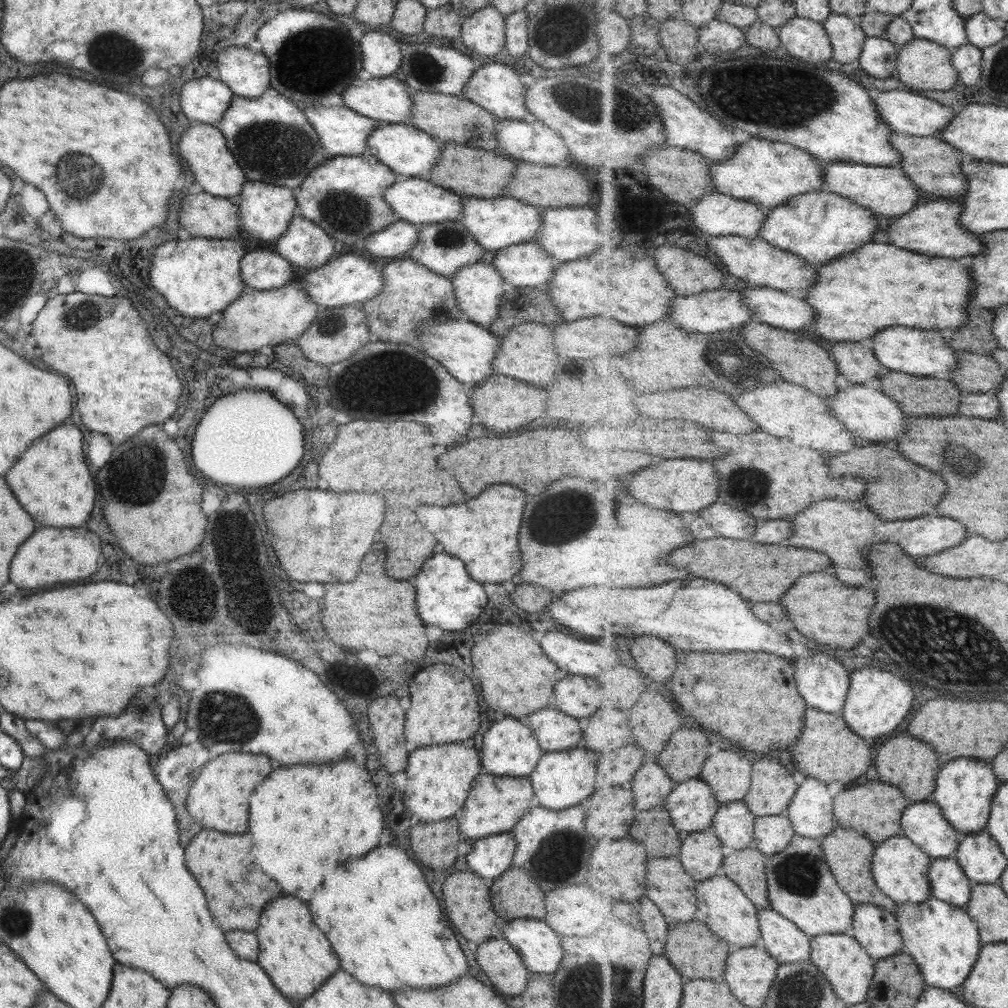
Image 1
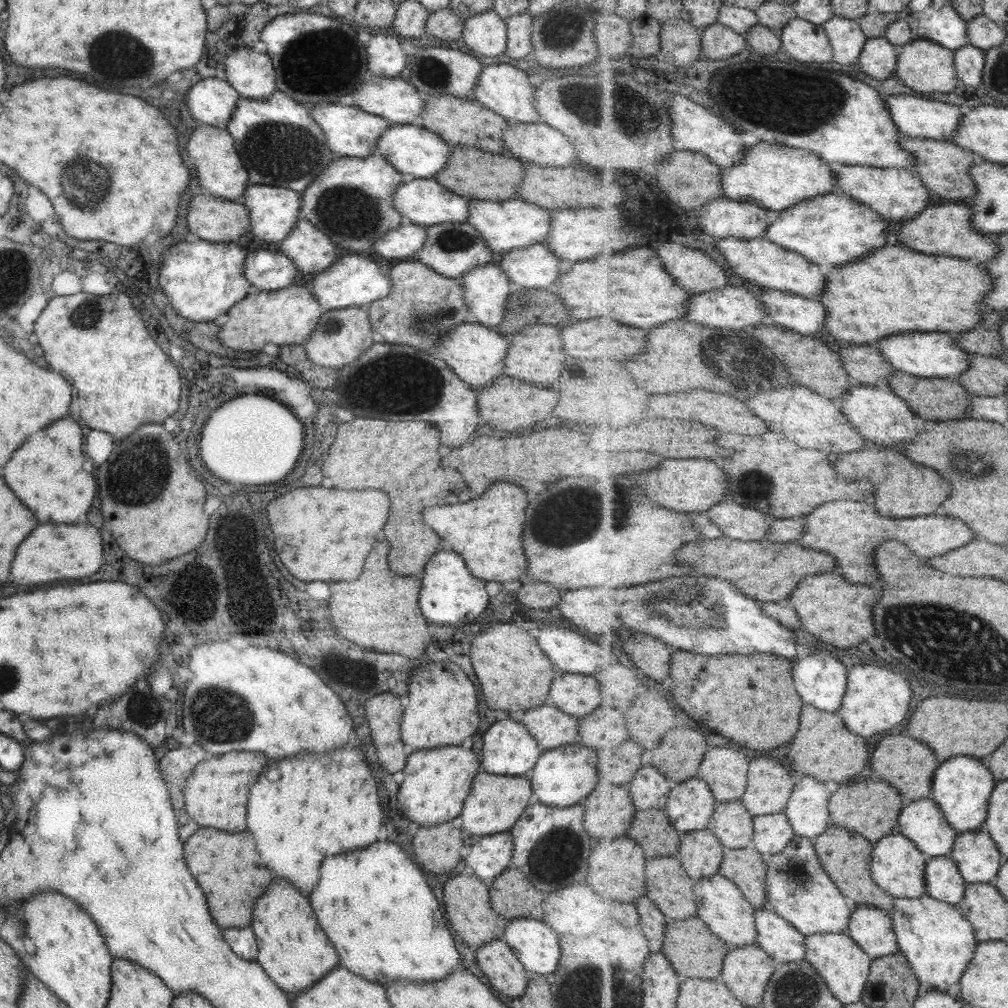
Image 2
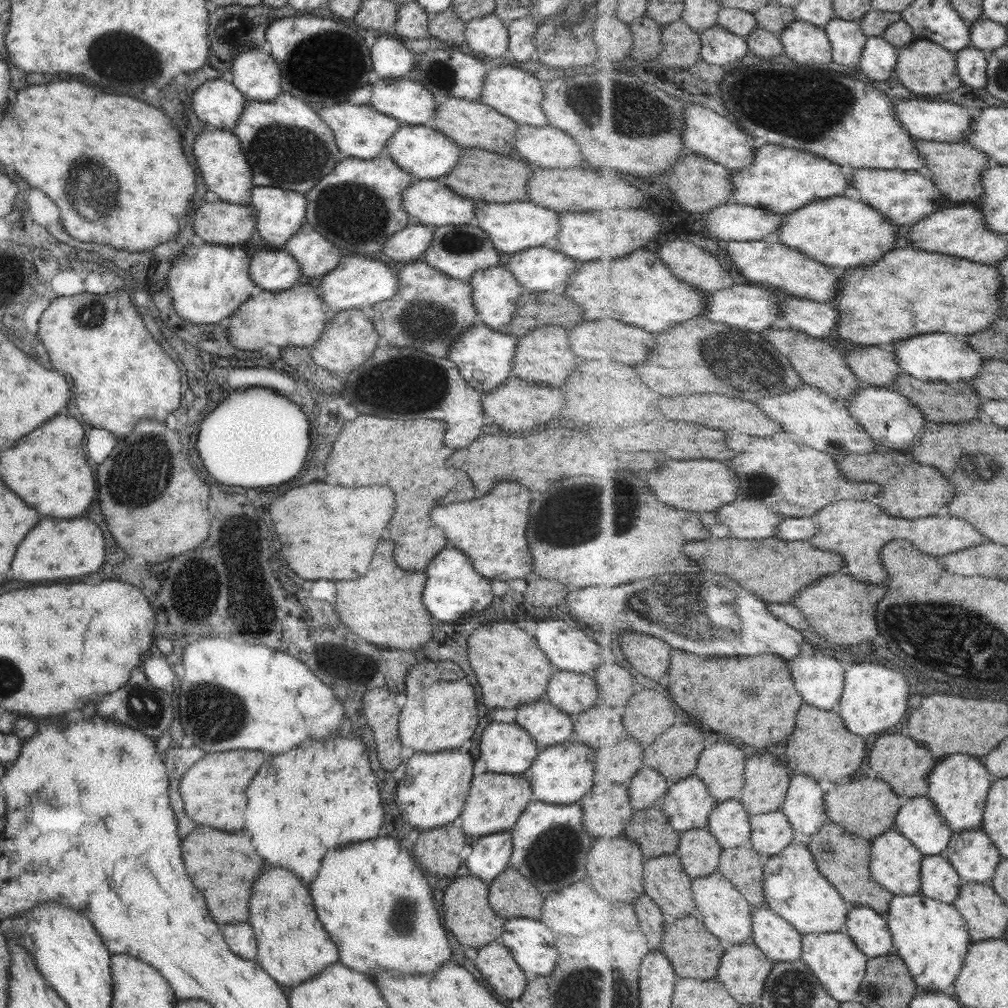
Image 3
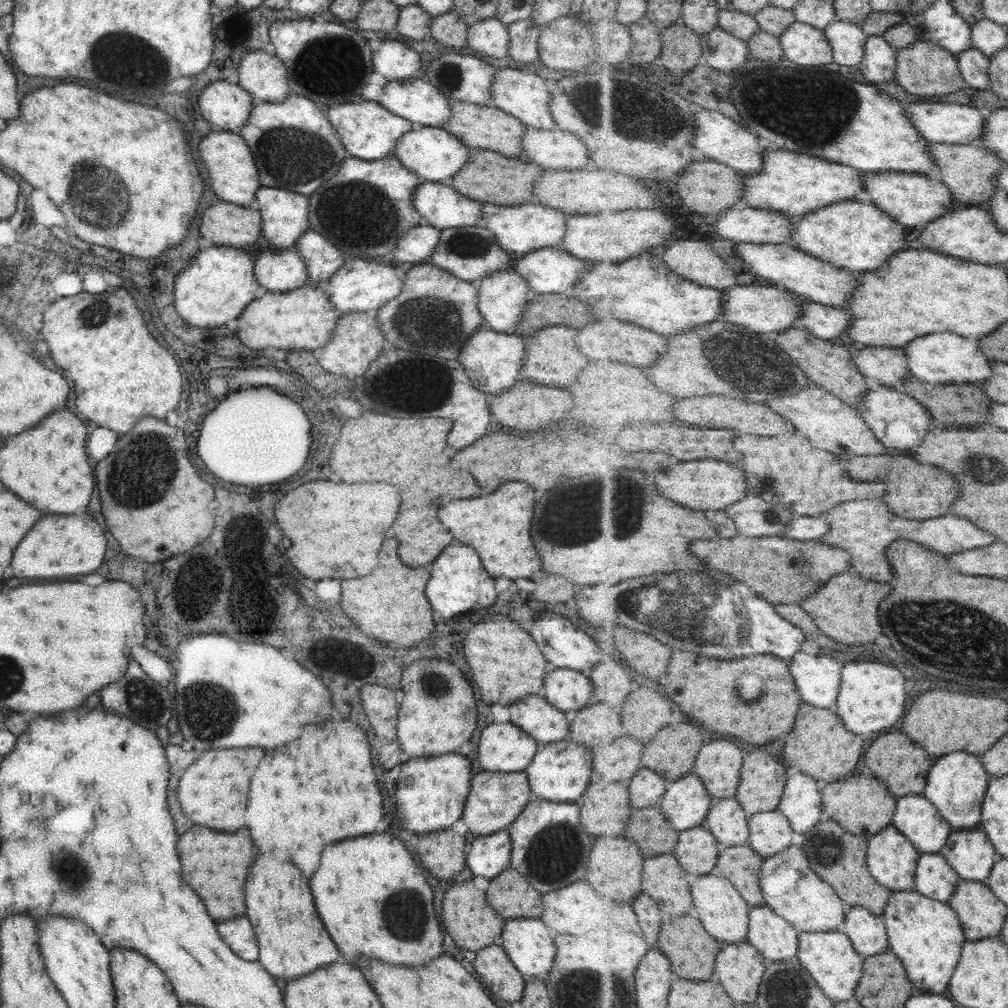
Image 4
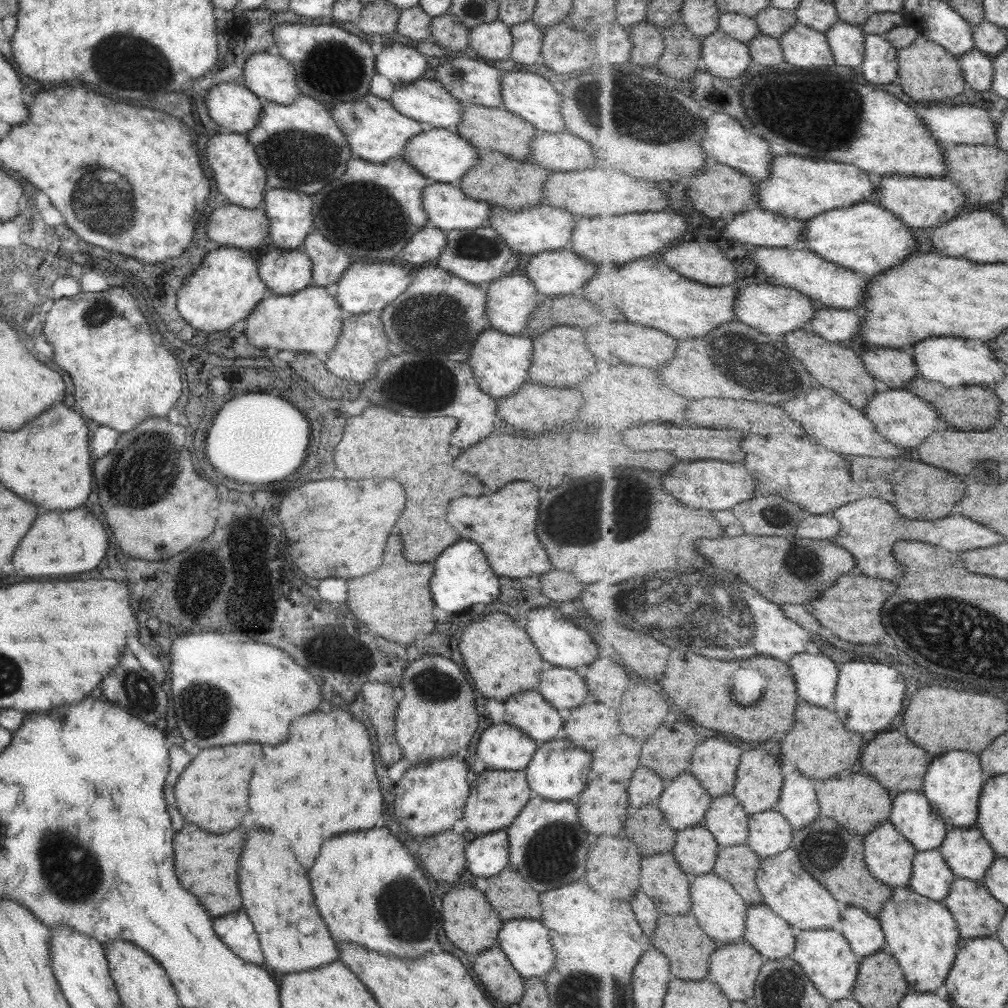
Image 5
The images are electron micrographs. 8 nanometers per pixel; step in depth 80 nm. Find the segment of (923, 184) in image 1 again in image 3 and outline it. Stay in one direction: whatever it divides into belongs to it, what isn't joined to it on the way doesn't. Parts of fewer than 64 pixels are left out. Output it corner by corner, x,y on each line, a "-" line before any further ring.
913,140
915,148
919,150
923,160
926,161
925,169
933,172
933,184
941,190
941,194
949,200
964,202
981,201
985,195
983,188
982,172
988,170
993,161
985,155
985,152
973,148
969,142
947,143
934,141

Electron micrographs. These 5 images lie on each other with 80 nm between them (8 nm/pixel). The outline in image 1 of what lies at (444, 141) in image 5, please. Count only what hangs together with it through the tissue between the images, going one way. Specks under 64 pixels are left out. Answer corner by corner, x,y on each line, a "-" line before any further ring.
377,123
375,124
375,131
369,135
366,140
366,152
373,156
373,158
382,162
389,170
395,174
403,174
408,177
426,177
432,168
435,166
439,153
441,153
441,145
438,140
435,140
413,128
411,124
389,124

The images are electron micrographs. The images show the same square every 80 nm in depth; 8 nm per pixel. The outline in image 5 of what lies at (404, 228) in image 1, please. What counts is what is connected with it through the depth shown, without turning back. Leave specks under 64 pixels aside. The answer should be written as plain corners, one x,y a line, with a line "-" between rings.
425,226
418,230
401,249
401,258
409,264
426,266
435,260
446,247
446,234
435,226

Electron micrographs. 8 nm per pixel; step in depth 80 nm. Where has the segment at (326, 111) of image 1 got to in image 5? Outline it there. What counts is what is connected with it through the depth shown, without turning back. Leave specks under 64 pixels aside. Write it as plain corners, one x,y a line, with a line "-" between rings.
367,94
361,102
337,104
331,112
331,117
335,121
335,126
345,135
352,156
373,164
400,158
408,140
427,128
425,124
401,116
388,100
371,94

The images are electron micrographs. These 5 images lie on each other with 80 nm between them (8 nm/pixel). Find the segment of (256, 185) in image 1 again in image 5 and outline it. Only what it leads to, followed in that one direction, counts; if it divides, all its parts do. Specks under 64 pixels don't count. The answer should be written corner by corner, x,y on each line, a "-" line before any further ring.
273,188
264,192
263,200
270,222
270,242
283,249
299,250
305,237
315,231
313,217
309,216
311,198
297,191

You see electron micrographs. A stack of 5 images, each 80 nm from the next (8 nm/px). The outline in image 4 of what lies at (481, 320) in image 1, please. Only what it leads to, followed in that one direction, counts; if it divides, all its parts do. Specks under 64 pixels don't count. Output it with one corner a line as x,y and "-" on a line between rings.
497,270
476,282
478,290
477,308
484,320
484,325
499,333
513,334
517,320
530,310
531,290
528,284
511,270

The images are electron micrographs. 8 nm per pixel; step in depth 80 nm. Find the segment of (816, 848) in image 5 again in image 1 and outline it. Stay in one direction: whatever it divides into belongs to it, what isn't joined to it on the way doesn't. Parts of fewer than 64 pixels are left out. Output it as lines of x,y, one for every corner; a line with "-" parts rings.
836,828
829,835
820,840
825,848
826,861
832,873
836,876
841,889
849,895
855,903
876,904
889,911
895,911
898,902
883,893
876,884
872,873
872,864
876,854
876,845
864,833
851,828

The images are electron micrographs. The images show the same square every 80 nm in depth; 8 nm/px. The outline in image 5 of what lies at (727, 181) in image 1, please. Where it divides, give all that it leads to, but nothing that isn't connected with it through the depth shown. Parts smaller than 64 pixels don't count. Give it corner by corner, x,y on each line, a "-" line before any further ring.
786,154
773,159
772,176
758,182
757,196
760,196
759,207
807,222
834,208
869,202
869,198
875,197
877,180
854,164

